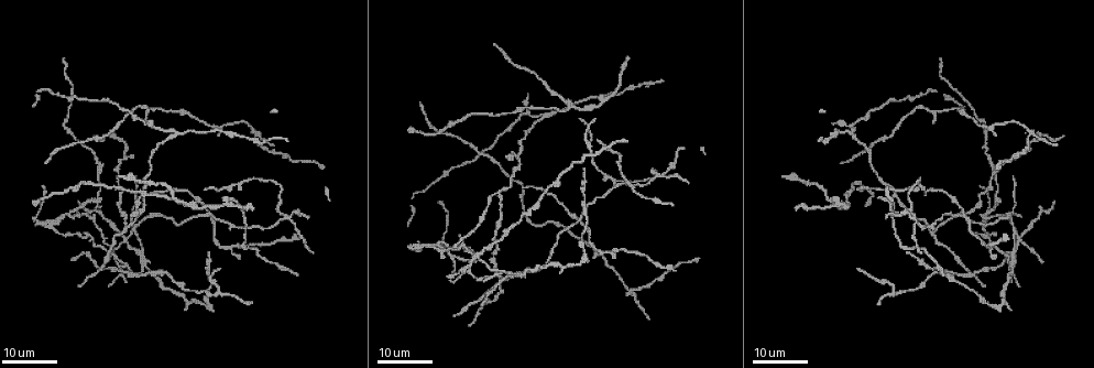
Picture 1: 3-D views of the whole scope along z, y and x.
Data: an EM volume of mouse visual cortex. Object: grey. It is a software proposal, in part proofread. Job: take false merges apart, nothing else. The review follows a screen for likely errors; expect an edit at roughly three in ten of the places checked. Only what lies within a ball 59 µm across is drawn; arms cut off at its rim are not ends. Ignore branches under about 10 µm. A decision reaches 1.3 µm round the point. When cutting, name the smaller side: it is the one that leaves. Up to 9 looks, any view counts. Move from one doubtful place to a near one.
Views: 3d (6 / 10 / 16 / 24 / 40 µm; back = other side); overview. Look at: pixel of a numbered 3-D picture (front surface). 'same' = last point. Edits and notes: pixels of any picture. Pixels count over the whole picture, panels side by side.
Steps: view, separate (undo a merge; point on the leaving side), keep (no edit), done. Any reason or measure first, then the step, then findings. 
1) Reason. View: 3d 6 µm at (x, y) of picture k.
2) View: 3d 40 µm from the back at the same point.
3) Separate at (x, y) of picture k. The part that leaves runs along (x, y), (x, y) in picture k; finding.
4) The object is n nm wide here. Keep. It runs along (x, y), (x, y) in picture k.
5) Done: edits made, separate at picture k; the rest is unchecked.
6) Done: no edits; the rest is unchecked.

Branch point. View: 3d 24 µm at (177, 134) of picture 1.

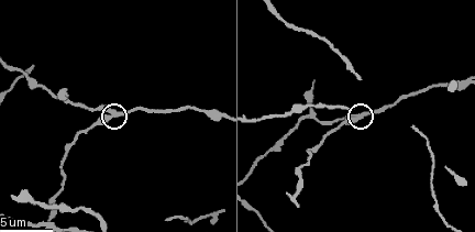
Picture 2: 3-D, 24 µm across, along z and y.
View: 3d 6 µm at (360, 117) of picture 2.

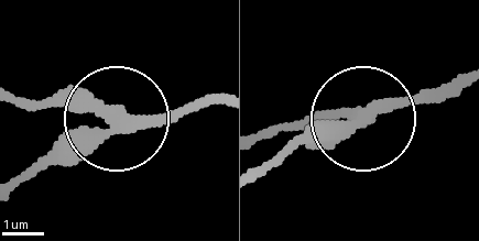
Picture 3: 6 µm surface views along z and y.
The object is 310 nm wide here. Keep. It runs along (14, 178), (120, 122), (173, 118), (215, 101) in picture 3; continuous, no second neuron.

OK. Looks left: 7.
Small branch off a trunk. View: 3d 16 µm at (218, 293) of picture 1.

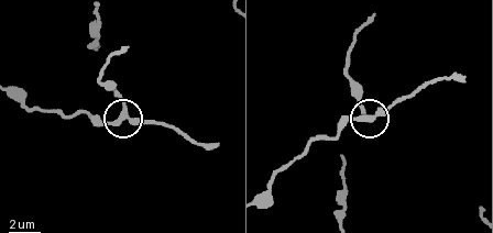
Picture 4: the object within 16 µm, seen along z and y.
Zoom in. View: 3d 6 µm at (368, 117) of picture 4.

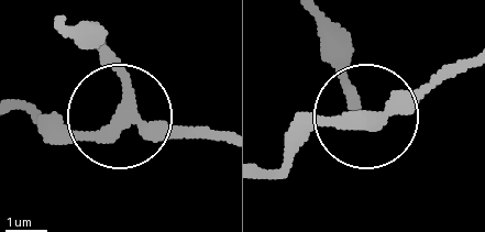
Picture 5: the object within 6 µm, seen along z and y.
Other side. View: 3d 6 µm from the back at (366, 122) of picture 5.

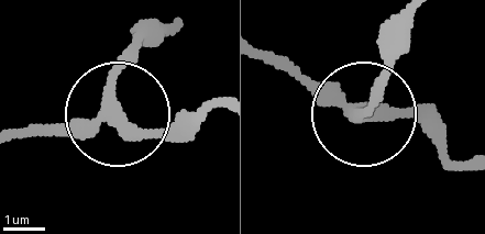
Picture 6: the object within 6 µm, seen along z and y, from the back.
3 arms meet here. Keep. All the same neuron.

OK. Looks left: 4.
View: 3d 24 µm at (500, 191) of picture 1.

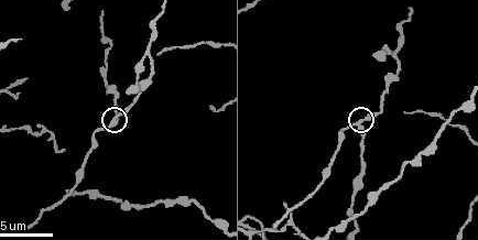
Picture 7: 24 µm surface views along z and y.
View: 3d 10 µm at (359, 122) of picture 7.

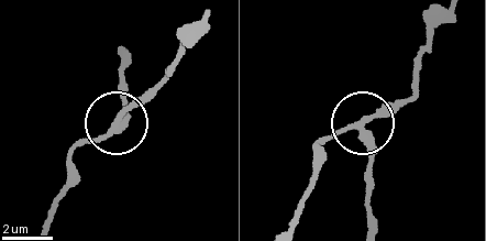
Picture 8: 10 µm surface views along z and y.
Keep. It runs along (368, 228), (364, 127), (350, 124), (320, 143) in picture 8; one neuron here.

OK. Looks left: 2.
View: 3d 16 µm at (195, 207) of picture 1.

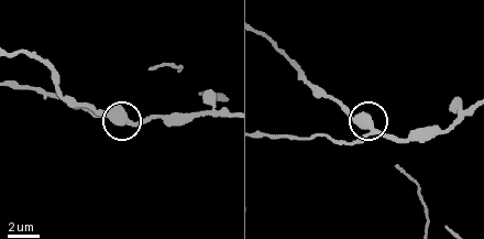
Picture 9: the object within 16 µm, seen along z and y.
View: 3d 10 µm at (372, 129) of picture 9.

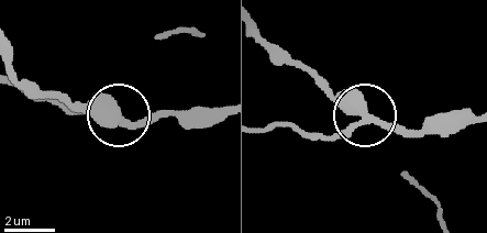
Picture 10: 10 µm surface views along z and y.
Keep. Continuous, no second neuron.

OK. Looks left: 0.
Done: no edits; the rest is unchecked.

